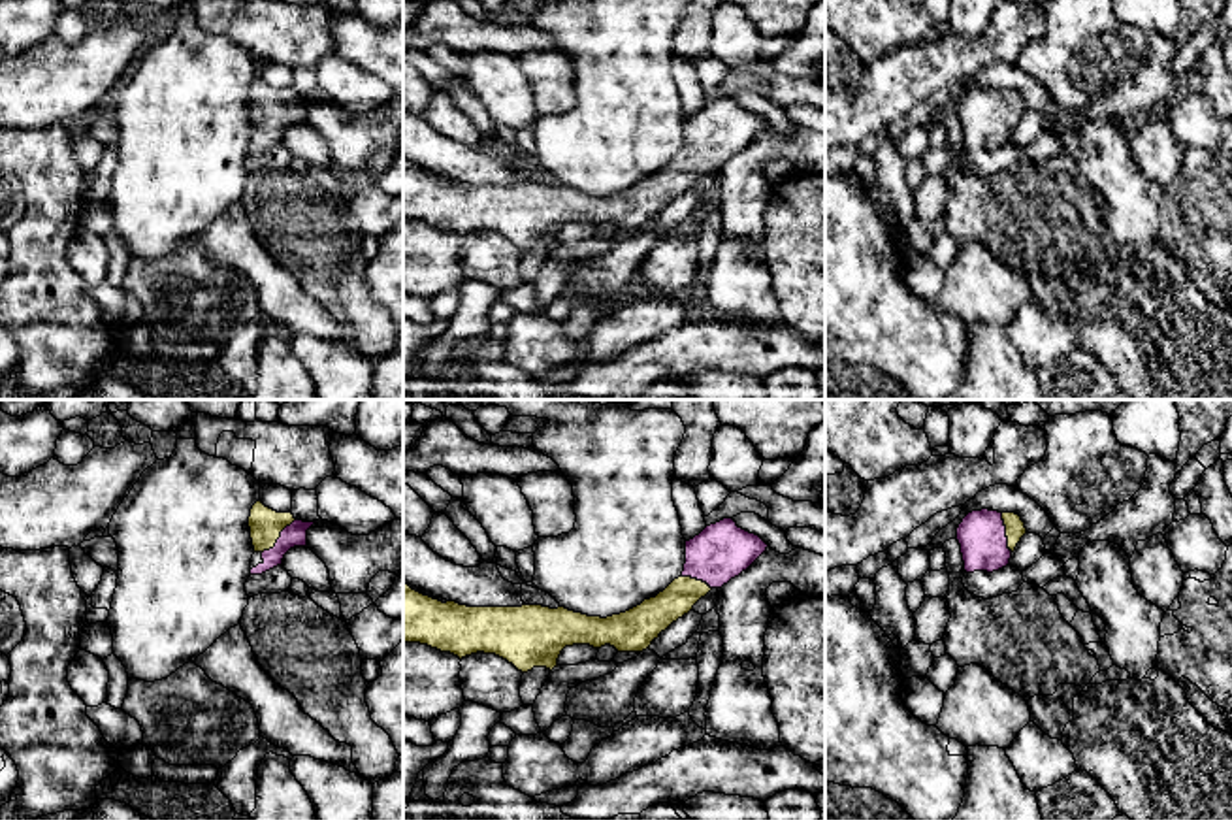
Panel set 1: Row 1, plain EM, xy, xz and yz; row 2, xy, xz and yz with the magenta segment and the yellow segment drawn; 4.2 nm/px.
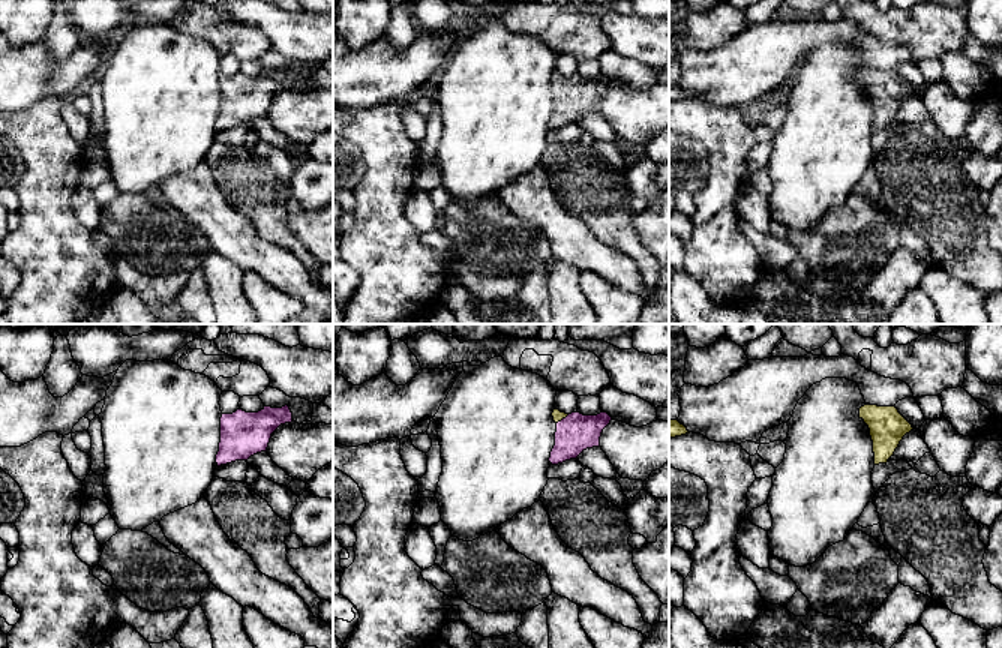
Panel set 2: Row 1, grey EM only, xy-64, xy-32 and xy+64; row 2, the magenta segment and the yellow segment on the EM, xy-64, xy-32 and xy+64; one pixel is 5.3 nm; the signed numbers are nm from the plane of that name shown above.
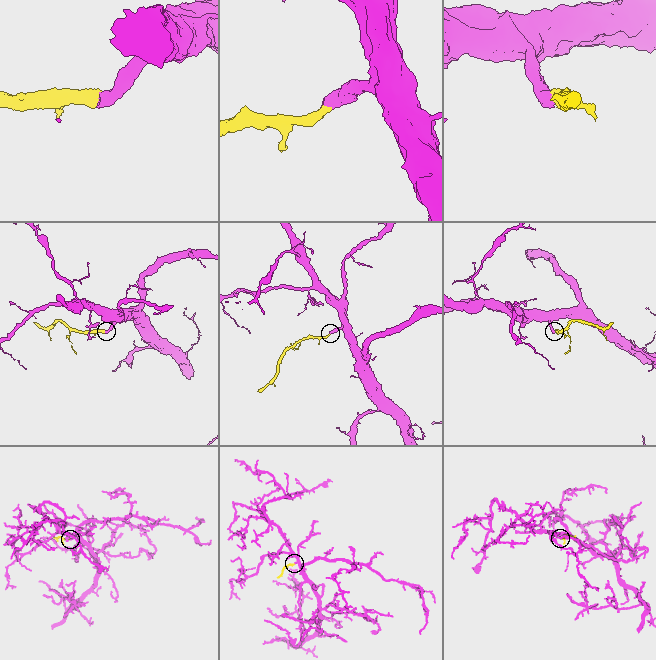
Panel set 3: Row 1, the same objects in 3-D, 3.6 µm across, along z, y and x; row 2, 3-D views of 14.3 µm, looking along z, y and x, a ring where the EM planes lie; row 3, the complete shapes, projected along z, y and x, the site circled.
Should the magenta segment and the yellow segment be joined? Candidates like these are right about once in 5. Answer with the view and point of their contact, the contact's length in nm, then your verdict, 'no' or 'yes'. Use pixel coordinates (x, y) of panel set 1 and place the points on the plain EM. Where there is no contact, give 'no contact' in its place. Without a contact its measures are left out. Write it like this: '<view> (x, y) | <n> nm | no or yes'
xy (279, 115) | 220 nm | yes

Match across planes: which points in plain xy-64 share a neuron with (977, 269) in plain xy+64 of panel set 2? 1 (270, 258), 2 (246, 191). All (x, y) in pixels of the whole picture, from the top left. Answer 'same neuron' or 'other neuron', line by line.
1: other neuron
2: same neuron

